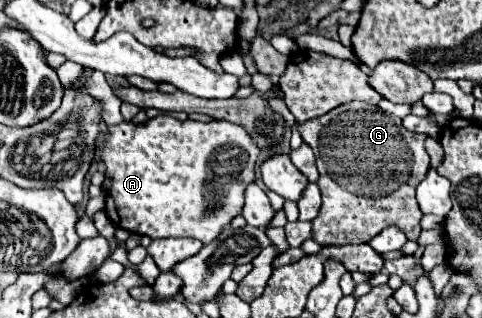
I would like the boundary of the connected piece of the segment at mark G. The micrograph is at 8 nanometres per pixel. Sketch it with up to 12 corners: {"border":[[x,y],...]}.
{"border":[[349,102],[297,126],[321,246],[417,240],[425,136]]}

